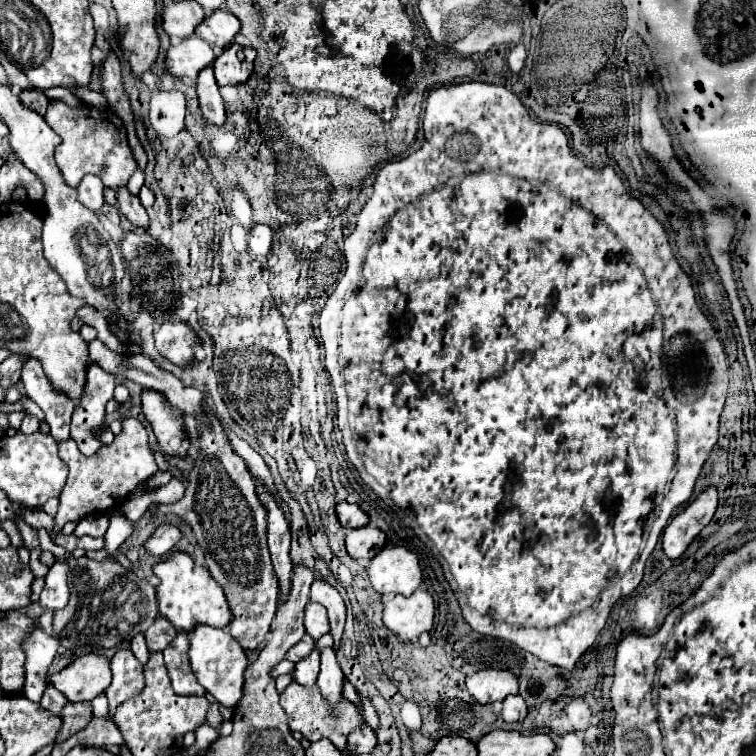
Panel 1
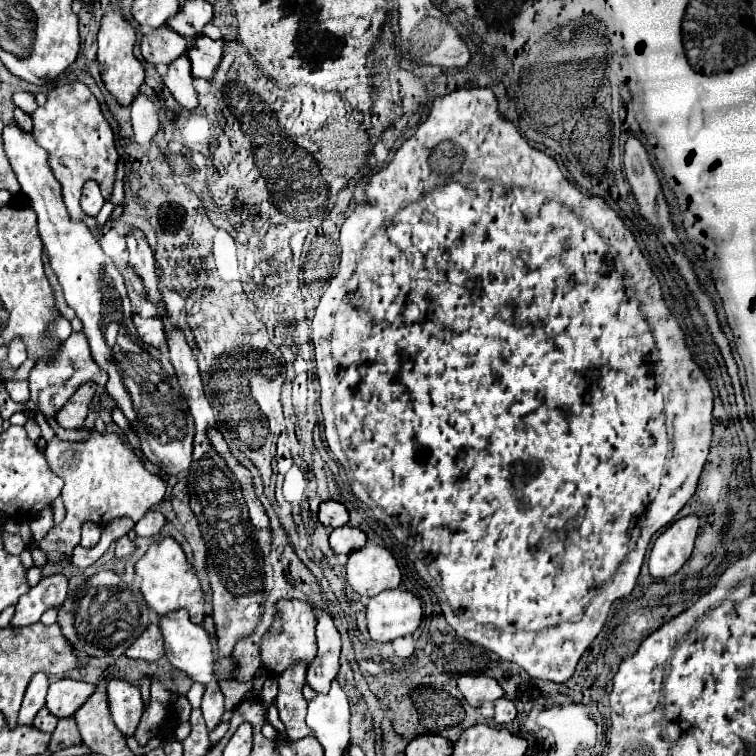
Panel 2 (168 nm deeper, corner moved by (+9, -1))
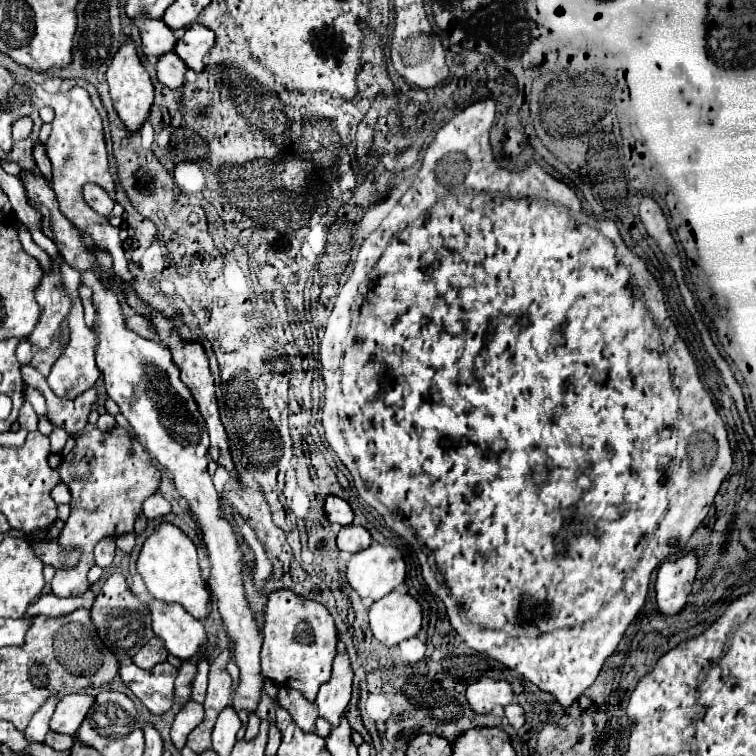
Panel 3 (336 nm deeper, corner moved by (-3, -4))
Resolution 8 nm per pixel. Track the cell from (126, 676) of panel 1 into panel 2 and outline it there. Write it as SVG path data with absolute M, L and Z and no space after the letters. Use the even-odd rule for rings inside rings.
M112 679L106 687L106 693L108 693L110 713L114 723L124 735L134 737L136 727L140 723L140 715L144 711L140 689L128 681Z

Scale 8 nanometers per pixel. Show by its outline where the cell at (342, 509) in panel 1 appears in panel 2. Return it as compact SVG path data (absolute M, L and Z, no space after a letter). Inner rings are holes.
M324 501L320 503L320 511L318 511L318 519L322 525L330 525L330 527L344 527L348 523L348 511L342 503L338 501Z

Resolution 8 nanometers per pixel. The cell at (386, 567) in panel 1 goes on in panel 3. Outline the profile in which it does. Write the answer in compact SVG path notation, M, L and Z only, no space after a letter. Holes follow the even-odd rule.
M372 544L370 548L352 554L346 564L350 586L362 596L378 600L400 586L406 578L406 564L394 546Z

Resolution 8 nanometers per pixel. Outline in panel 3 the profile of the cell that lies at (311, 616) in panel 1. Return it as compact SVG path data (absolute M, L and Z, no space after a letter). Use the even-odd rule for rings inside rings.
M276 590L268 596L264 642L260 652L262 674L274 682L288 682L290 688L300 690L310 702L316 690L330 678L332 660L336 656L336 626L330 612L314 600L292 594L292 590Z

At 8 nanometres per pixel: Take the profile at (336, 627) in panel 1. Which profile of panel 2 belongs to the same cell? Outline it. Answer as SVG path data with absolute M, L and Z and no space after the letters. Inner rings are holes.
M316 609L318 613L318 627L316 627L316 637L318 637L318 655L312 661L312 667L308 667L306 683L316 691L316 693L328 693L330 683L336 679L338 669L340 669L340 633L334 627L332 617Z

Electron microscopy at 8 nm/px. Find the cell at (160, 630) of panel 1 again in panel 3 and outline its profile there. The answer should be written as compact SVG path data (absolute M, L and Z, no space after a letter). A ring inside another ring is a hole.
M152 638L132 660L136 666L140 668L152 668L160 662L164 662L168 658L168 650L164 648L164 640L162 638Z

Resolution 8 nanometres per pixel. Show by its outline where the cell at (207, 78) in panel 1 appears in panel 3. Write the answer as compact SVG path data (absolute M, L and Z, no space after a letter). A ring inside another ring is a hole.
M176 52L166 54L164 58L160 58L156 70L158 70L158 80L160 80L164 86L172 88L172 90L182 88L184 82L186 82L188 66L184 64L184 60L182 60Z

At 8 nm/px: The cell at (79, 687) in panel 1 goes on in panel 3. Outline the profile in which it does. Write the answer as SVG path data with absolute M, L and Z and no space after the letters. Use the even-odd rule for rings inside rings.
M66 694L56 706L56 712L50 720L50 728L62 734L74 736L86 718L88 710L94 704L94 696L90 694Z

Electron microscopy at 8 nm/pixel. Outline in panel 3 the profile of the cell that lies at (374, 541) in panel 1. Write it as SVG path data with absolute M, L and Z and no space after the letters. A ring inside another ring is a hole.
M344 526L338 532L338 548L350 554L356 554L372 544L372 538L366 528L362 526Z

